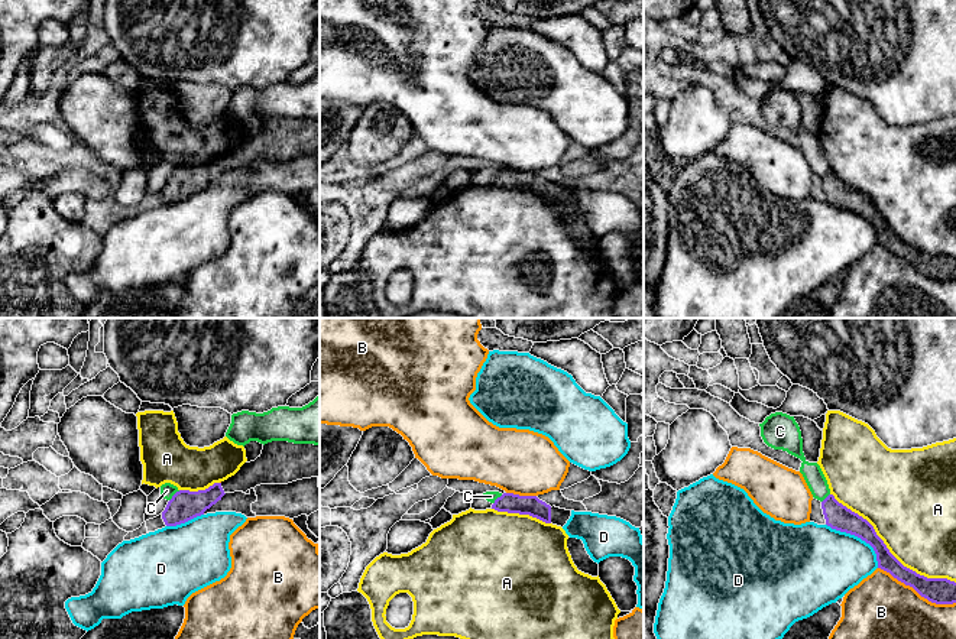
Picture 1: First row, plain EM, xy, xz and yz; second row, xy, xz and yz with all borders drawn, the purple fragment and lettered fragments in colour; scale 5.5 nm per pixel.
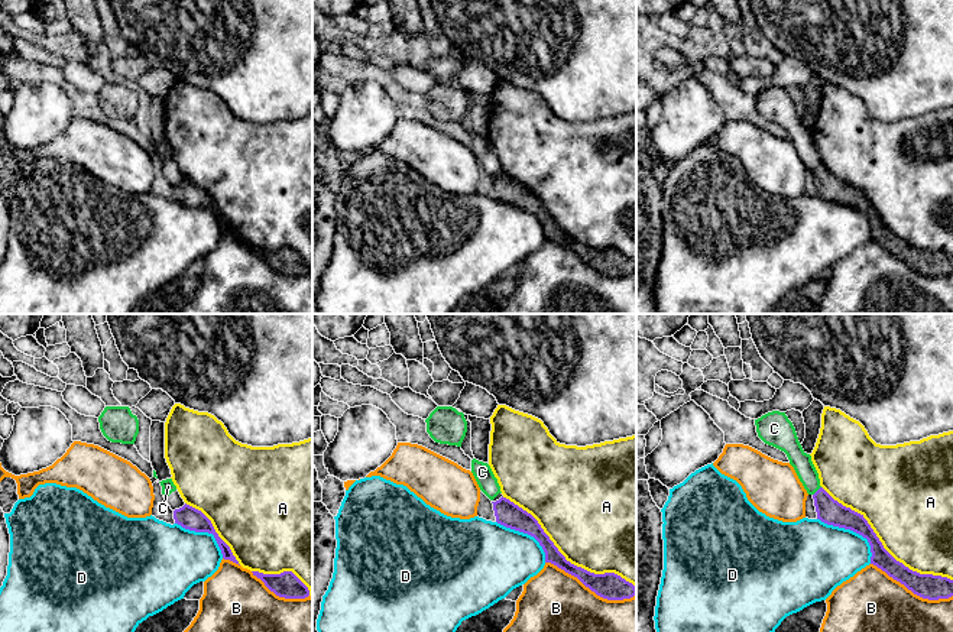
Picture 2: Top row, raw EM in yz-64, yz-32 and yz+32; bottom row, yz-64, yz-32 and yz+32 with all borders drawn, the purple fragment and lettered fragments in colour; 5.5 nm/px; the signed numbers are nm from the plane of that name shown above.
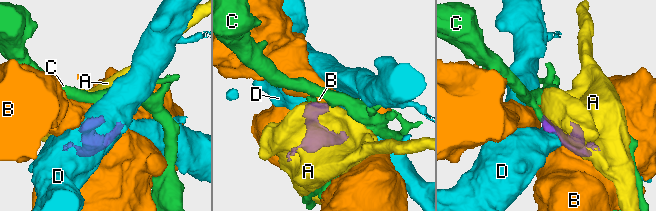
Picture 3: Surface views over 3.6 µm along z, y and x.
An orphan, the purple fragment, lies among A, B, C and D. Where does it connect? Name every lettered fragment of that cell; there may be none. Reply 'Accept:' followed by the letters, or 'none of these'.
Accept: none of these

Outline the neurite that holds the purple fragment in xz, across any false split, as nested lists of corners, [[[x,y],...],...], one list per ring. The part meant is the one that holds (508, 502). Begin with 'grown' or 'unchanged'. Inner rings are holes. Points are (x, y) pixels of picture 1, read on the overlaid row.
grown; [[[503,493],[495,500],[492,509],[498,512],[529,515],[545,523],[564,526],[571,516],[571,510],[550,506],[537,496],[519,496],[513,493]]]

